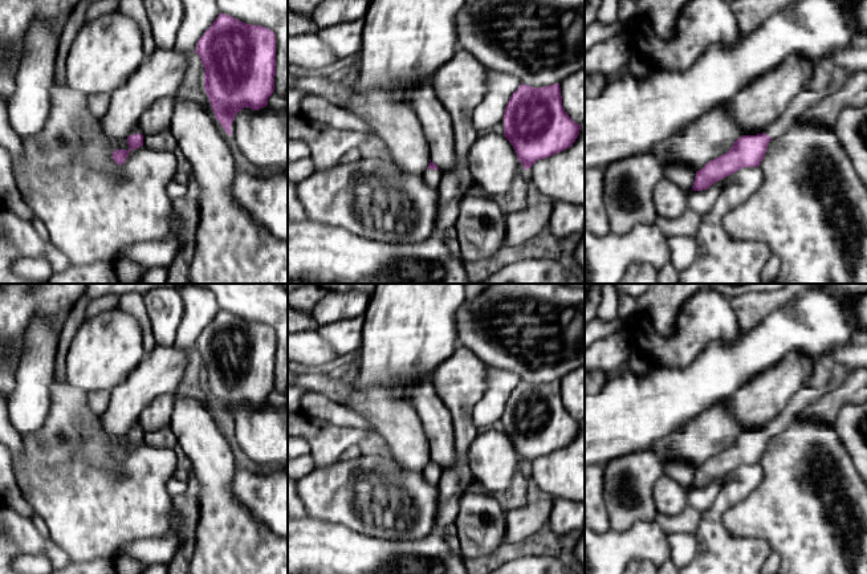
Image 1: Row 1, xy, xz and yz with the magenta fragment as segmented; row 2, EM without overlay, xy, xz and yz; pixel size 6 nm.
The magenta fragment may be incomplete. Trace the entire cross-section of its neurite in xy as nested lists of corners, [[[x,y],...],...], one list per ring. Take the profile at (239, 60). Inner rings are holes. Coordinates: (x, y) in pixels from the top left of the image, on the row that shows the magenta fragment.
[[[220,13],[196,44],[195,53],[204,68],[204,90],[216,119],[228,135],[236,114],[244,107],[260,110],[268,106],[274,91],[276,34],[273,30],[245,24],[229,15]]]

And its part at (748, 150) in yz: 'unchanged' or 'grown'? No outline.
grown

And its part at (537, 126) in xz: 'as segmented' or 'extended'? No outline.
as segmented

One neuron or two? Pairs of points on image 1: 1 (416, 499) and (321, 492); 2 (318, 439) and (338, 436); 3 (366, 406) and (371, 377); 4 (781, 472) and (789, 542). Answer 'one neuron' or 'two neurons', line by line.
1: one neuron
2: one neuron
3: two neurons
4: one neuron

